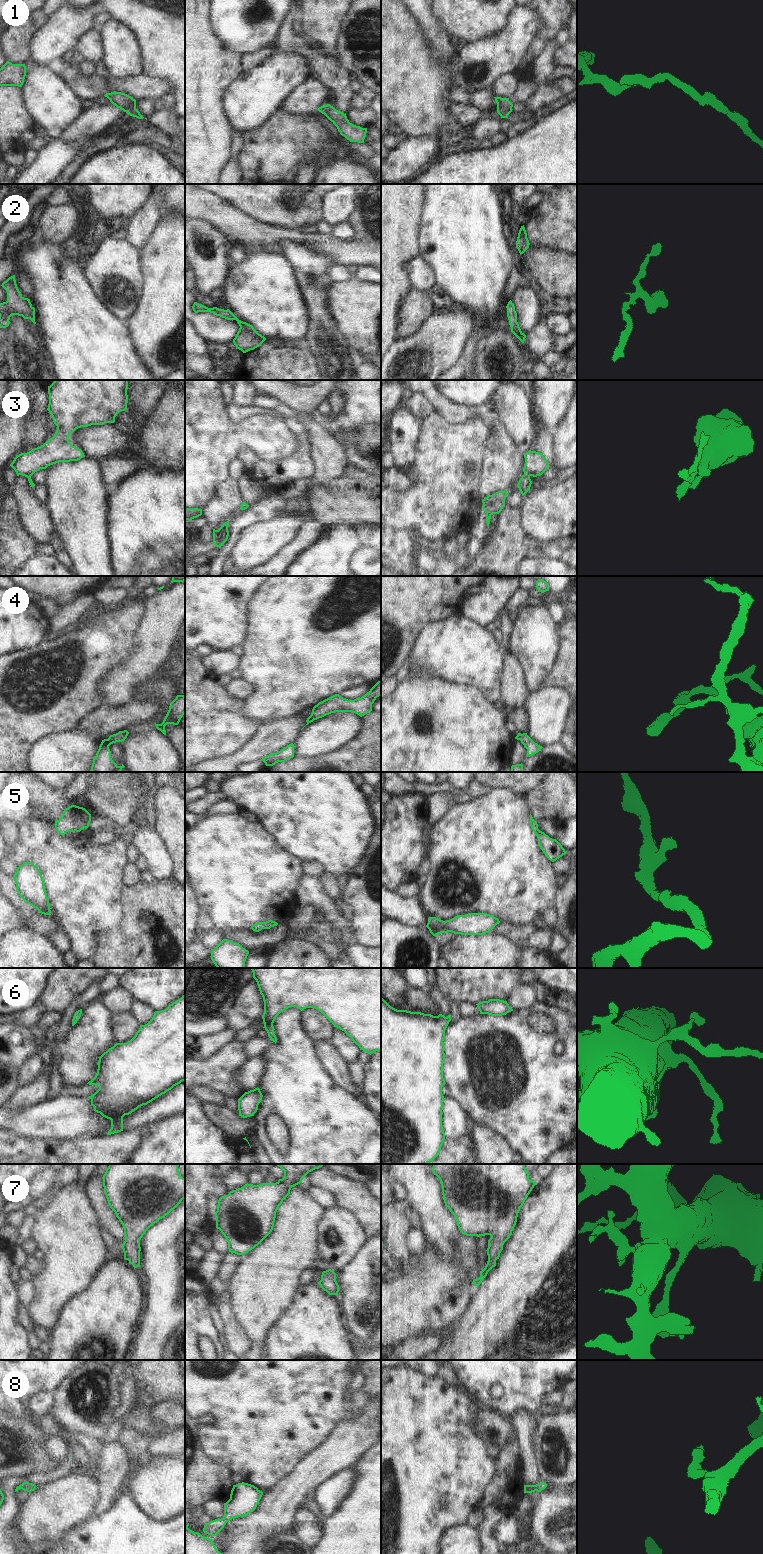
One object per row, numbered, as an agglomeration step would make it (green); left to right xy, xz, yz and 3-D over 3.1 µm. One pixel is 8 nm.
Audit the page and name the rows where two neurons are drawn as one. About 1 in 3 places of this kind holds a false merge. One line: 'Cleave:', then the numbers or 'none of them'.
Cleave: 3

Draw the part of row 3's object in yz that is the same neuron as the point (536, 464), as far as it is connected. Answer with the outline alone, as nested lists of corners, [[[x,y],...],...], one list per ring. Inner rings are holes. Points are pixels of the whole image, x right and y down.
[[[531,451],[524,453],[525,464],[523,472],[526,475],[537,477],[549,469],[549,463],[540,452]]]

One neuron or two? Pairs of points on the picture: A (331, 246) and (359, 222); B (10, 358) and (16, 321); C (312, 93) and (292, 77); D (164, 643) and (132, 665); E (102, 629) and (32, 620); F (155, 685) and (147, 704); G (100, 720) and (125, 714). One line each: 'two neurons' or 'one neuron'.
A: one neuron
B: one neuron
C: two neurons
D: one neuron
E: two neurons
F: two neurons
G: one neuron

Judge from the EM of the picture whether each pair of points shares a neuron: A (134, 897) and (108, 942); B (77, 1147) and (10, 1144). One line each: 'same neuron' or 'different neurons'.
A: same neuron
B: same neuron

